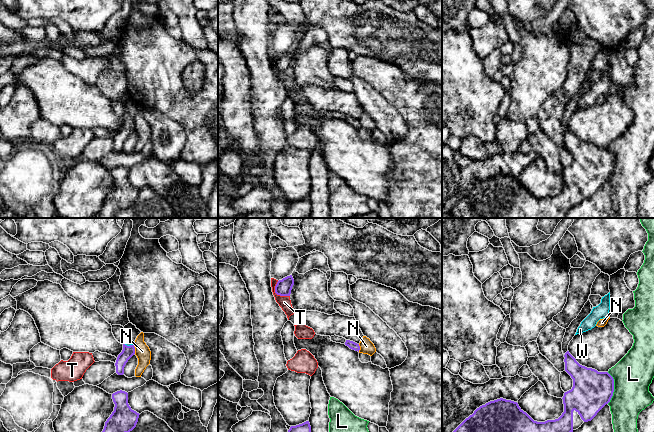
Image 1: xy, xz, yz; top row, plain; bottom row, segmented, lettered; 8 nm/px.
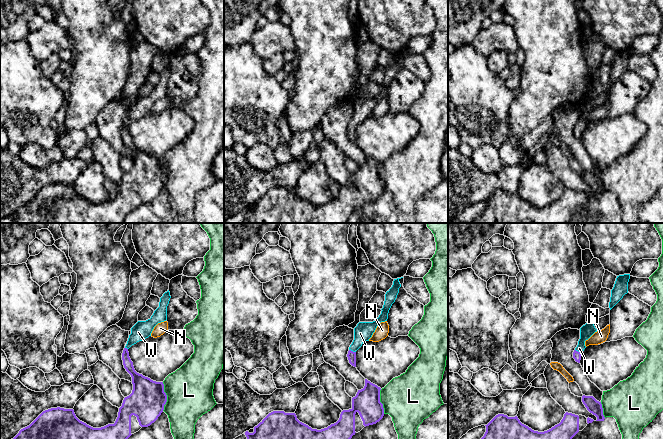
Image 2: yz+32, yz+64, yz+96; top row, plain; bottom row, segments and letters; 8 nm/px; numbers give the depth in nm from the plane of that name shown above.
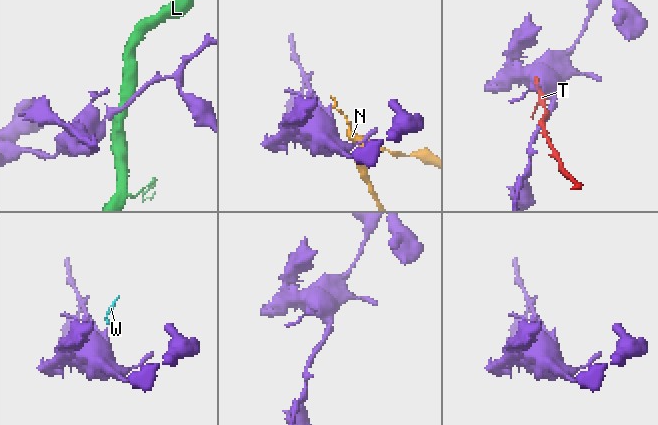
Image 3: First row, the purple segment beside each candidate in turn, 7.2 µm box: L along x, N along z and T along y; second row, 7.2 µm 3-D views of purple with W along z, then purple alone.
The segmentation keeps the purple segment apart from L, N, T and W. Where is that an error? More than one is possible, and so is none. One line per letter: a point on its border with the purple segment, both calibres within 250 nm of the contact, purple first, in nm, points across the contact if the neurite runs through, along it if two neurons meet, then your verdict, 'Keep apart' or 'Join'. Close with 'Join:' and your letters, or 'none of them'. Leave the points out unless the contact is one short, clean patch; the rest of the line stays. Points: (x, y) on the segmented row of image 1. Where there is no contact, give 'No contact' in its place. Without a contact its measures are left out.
L: Touches purple at yz (613, 388). Thickness 320 nm (purple) against 320 nm. Keep apart
N: Touches purple at xy (134, 349). Thickness 100 nm (purple) against 120 nm. Boundary: xy (133, 345), (135, 353). Keep apart
T: Touches purple at xz (277, 294). Thickness 130 nm (purple) against 100 nm. Keep apart
W: Touches purple at xy (128, 346). Thickness 100 nm (purple) against 50 nm. Path across: xy (128, 351), (128, 346), (126, 341). Join
Join: W

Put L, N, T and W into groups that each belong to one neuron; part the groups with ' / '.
L / N / T / W

